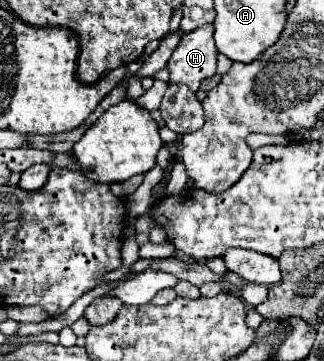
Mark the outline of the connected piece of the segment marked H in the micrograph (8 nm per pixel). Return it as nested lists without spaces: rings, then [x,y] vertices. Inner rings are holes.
[[[203,25],[185,33],[167,63],[169,83],[185,83],[197,93],[201,81],[215,75],[217,55],[213,25]]]

